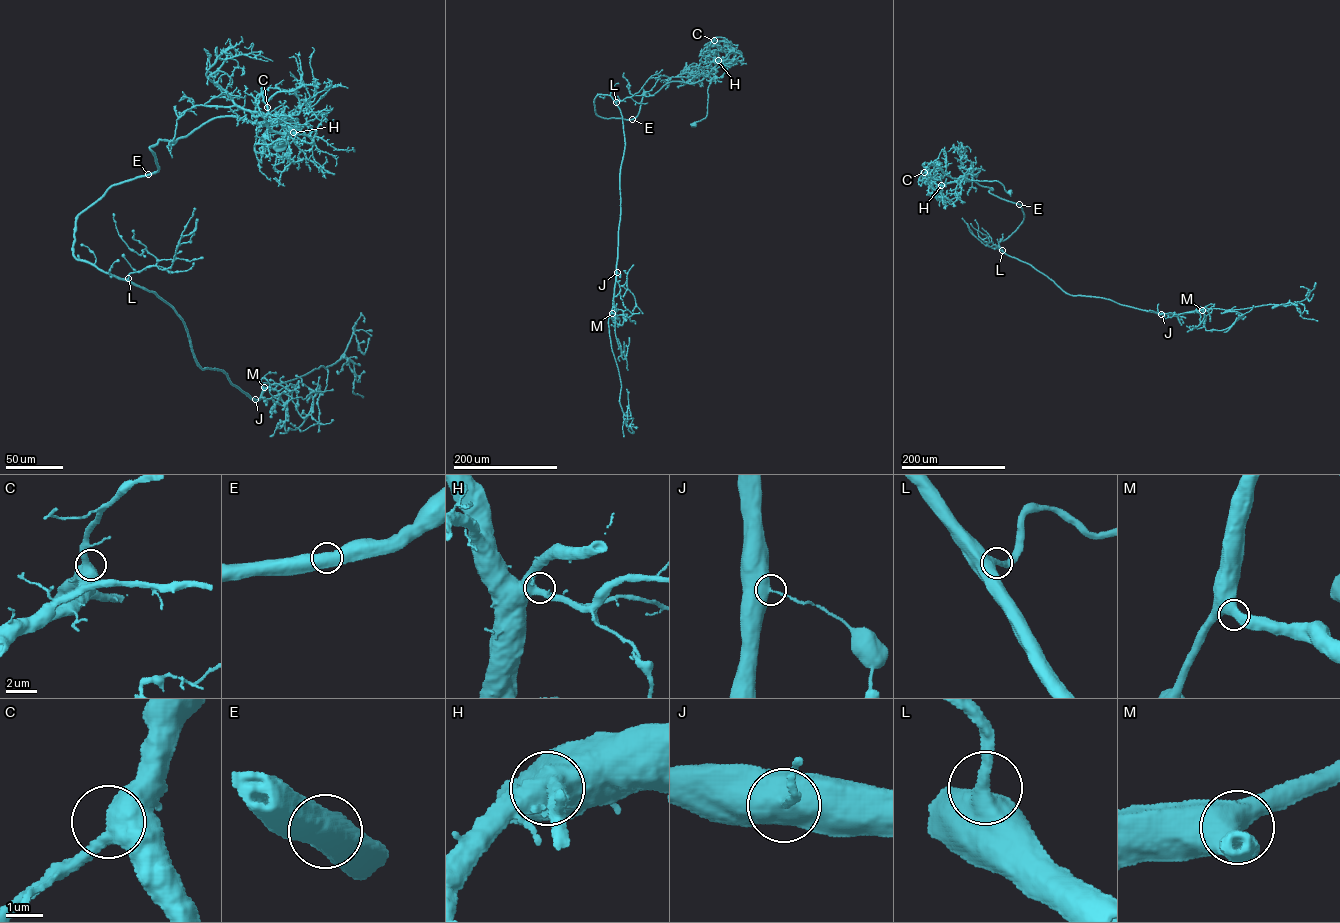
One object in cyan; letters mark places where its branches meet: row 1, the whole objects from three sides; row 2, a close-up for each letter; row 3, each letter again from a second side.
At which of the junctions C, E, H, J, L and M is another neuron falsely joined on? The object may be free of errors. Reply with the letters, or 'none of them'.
none of them

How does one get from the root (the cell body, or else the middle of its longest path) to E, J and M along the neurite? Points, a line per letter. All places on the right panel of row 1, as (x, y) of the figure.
E: (1010, 192), (997, 181), (957, 179), (973, 177), (992, 188), (990, 193), (1019, 204)
J: (1010, 192), (997, 181), (957, 179), (1021, 205), (1023, 220), (997, 246), (1071, 295), (1161, 314)
M: (1010, 192), (997, 181), (957, 179), (1021, 205), (1023, 220), (997, 247), (1065, 292), (1162, 314), (1202, 310)

